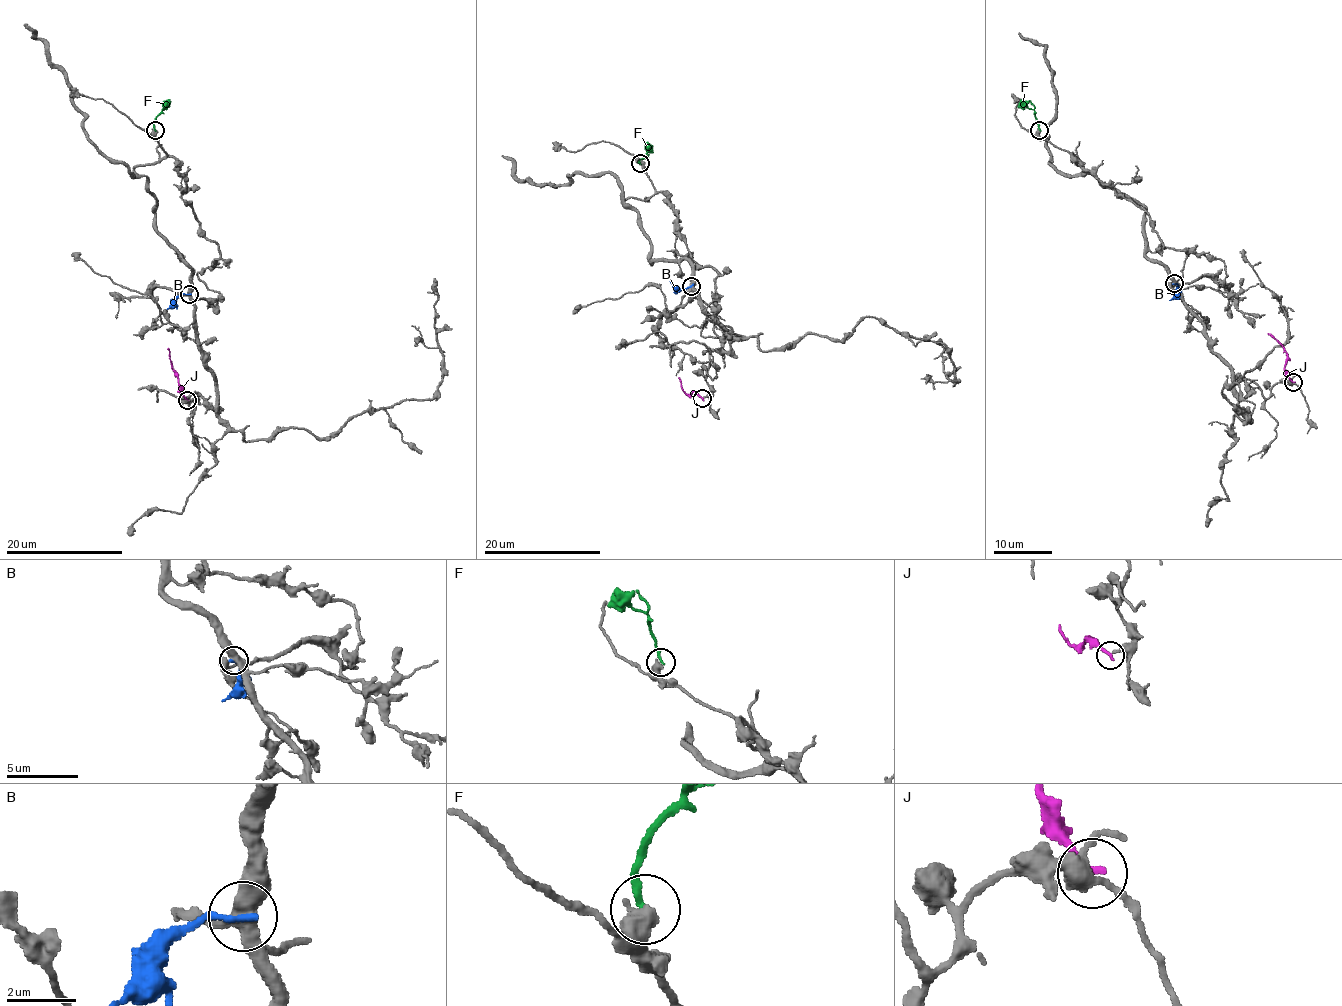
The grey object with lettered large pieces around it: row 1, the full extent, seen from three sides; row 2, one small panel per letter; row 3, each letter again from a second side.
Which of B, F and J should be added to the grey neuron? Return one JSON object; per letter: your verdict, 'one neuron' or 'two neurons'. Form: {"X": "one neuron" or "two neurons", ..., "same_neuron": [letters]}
{"B": "two neurons", "F": "two neurons", "J": "two neurons", "same_neuron": []}

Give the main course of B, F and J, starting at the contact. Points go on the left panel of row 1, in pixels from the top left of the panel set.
B: (188, 294), (176, 299), (167, 308)
F: (156, 130), (156, 116), (170, 99)
J: (187, 399), (168, 348)

